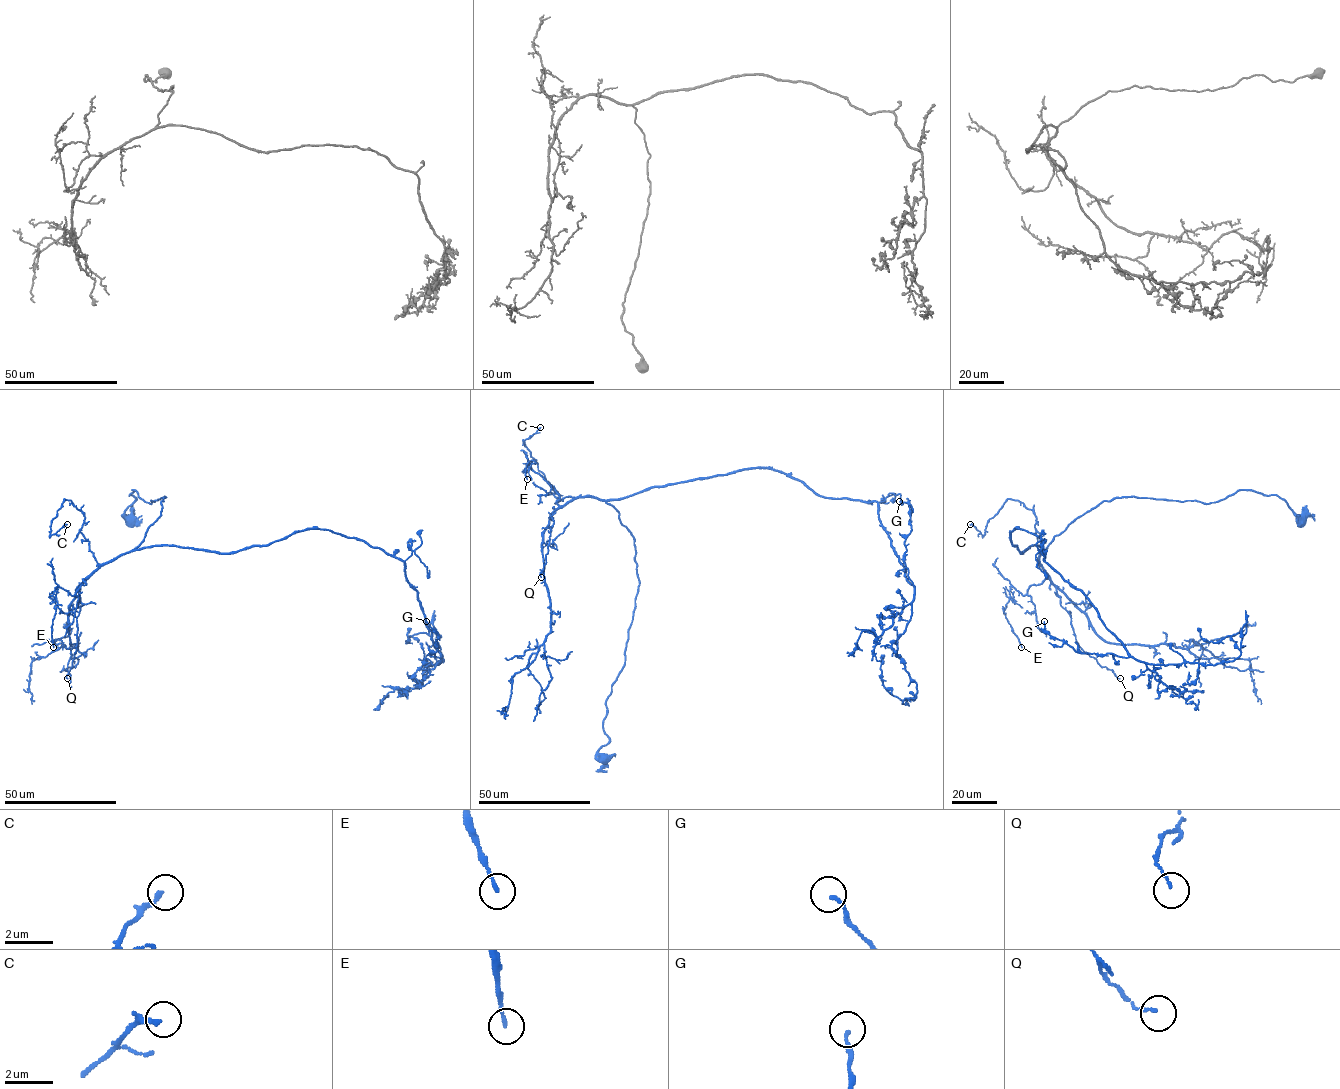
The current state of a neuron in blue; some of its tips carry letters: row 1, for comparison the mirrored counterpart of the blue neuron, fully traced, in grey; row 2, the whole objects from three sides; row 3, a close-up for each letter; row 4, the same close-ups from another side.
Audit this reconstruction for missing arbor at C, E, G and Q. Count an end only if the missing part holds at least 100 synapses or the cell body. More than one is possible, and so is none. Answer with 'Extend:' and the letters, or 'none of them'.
Extend: none of them

